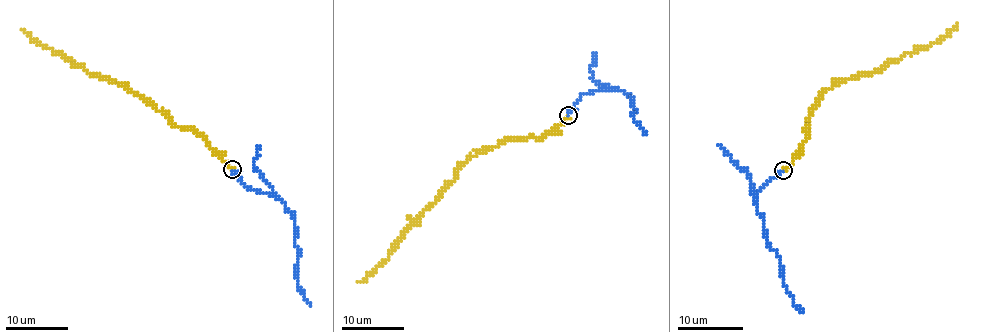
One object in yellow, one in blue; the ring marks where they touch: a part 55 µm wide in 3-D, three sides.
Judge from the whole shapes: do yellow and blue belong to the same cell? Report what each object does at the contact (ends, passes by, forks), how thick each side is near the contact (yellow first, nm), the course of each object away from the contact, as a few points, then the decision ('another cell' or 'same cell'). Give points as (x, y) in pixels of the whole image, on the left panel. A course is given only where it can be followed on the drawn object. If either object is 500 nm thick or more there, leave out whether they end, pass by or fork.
yellow passes by; blue passes by; 170 nm thick on the yellow side, 140 nm on the other; yellow runs (232, 170), (206, 140), (177, 126), (122, 84), (78, 68), (22, 30); blue runs (232, 170), (248, 189), (275, 195), (293, 215), (298, 250), (297, 286), (309, 305); same cell

